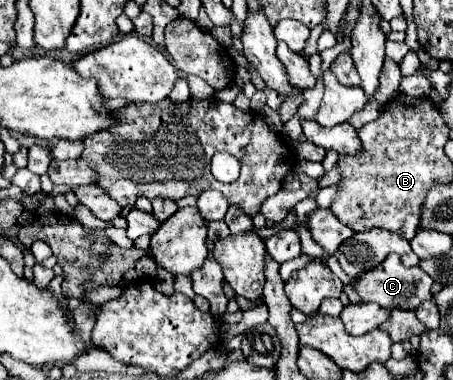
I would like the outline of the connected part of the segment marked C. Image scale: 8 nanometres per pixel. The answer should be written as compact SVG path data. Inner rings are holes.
M389 254L383 264L379 264L375 270L359 276L353 282L353 288L359 292L363 302L375 302L381 308L393 310L393 308L403 308L403 310L417 310L421 302L431 300L431 286L433 286L433 278L423 272L419 266L411 266L407 268L399 254Z

